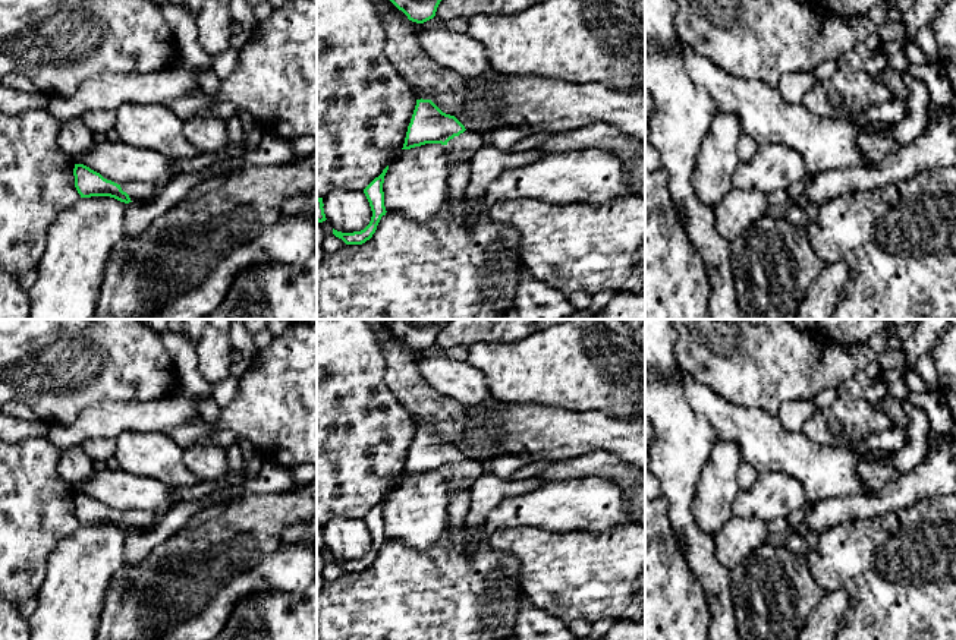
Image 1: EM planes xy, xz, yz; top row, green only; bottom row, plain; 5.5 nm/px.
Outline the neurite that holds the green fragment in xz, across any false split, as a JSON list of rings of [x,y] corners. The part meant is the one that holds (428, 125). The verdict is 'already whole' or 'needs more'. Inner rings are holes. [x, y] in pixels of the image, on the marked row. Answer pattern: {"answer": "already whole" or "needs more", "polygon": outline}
{"answer": "needs more", "polygon": [[[416,100],[402,149],[425,144],[441,144],[453,163],[469,163],[474,154],[485,144],[475,130],[465,126],[450,114],[443,113],[431,100]]]}

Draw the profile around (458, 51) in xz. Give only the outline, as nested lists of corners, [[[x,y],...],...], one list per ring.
[[[435,18],[424,22],[416,35],[430,59],[463,78],[477,78],[491,70],[479,41],[446,29]]]

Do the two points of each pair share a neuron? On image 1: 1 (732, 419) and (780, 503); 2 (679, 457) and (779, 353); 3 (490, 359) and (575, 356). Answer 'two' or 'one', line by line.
1: two
2: two
3: one

